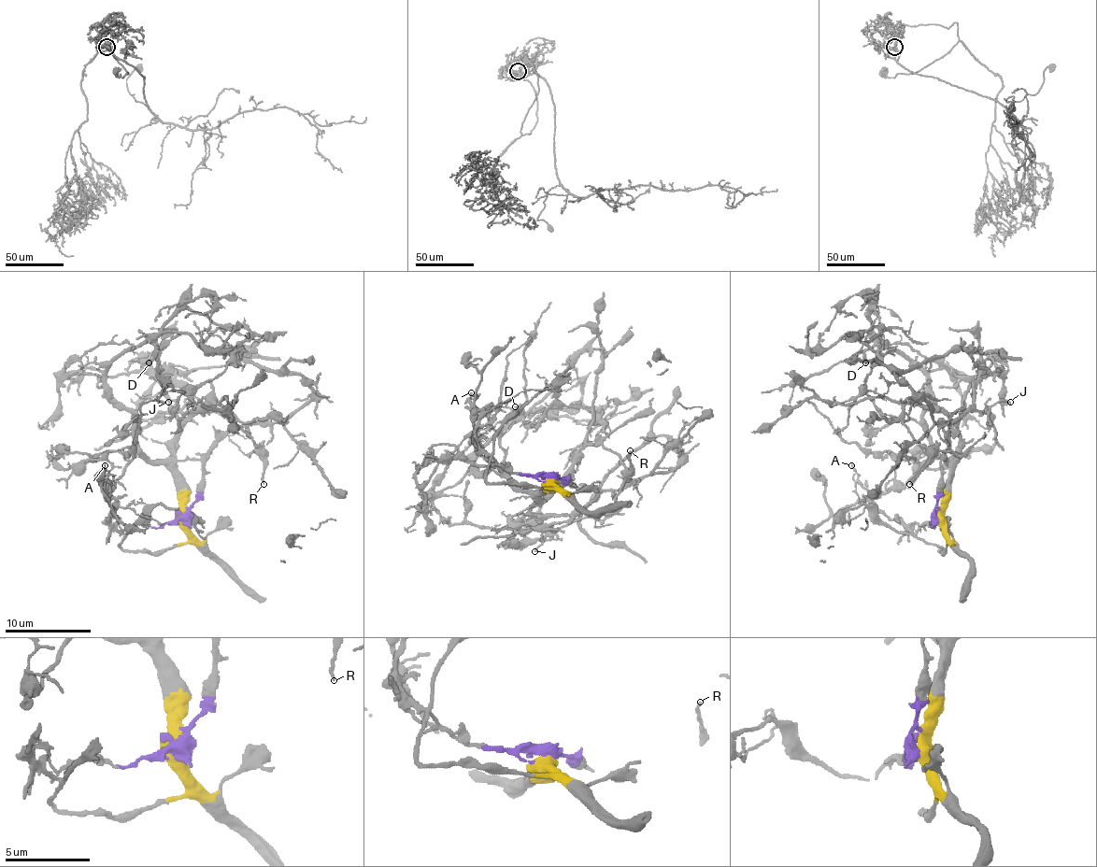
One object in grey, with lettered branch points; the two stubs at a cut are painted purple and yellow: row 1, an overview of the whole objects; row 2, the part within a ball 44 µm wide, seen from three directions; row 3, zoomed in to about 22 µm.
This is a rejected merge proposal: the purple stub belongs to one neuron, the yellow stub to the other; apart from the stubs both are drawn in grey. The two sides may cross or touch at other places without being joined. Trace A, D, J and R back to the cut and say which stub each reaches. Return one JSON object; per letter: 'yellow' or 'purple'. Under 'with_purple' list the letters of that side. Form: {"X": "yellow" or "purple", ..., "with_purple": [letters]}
{"A": "purple", "D": "yellow", "J": "purple", "R": "yellow", "with_purple": ["A", "J"]}

